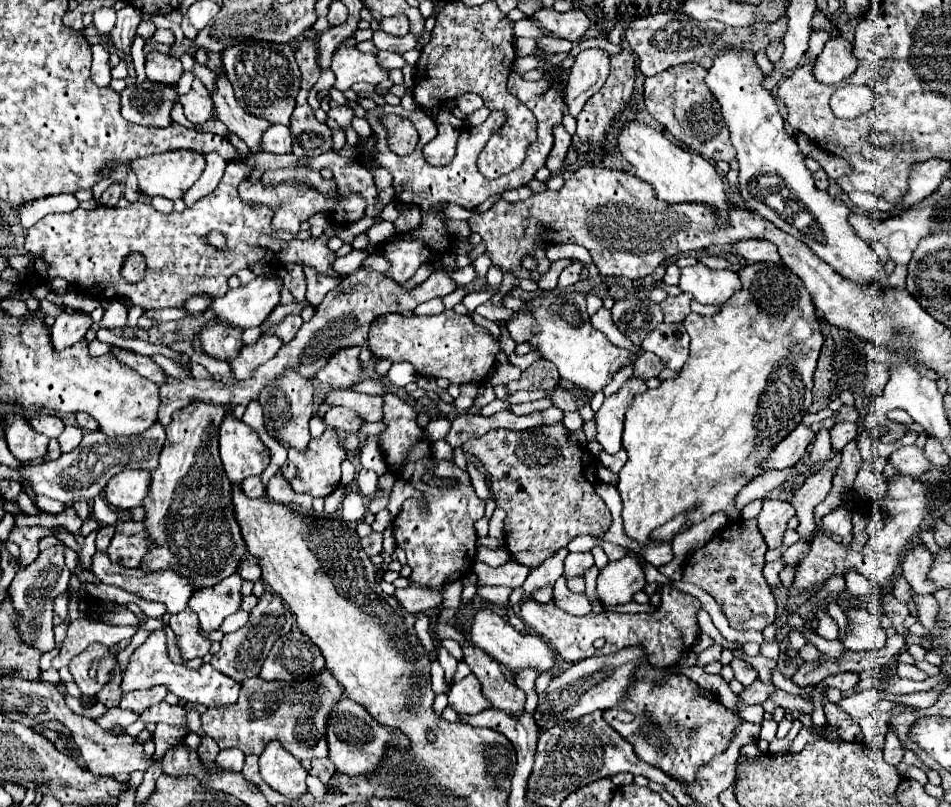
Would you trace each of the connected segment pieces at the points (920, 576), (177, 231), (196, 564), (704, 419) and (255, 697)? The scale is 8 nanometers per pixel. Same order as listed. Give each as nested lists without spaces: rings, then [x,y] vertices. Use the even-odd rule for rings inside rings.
[[[910,545],[908,553],[902,559],[902,573],[906,581],[914,587],[916,593],[928,595],[932,593],[932,585],[928,585],[928,569],[932,565],[932,553],[926,545]]]
[[[230,163],[226,167],[224,177],[220,179],[214,193],[202,197],[194,203],[194,207],[186,209],[184,213],[158,213],[152,205],[142,205],[140,201],[132,203],[126,209],[118,207],[104,207],[98,205],[92,211],[86,211],[82,207],[70,211],[70,213],[52,213],[40,219],[34,227],[28,229],[26,235],[26,249],[28,251],[44,251],[44,261],[48,263],[48,277],[64,277],[66,281],[74,283],[80,291],[88,293],[102,293],[108,299],[114,299],[118,295],[126,295],[134,305],[142,309],[158,309],[158,307],[184,307],[184,301],[196,293],[210,293],[212,297],[220,297],[228,291],[228,277],[234,275],[240,269],[250,267],[254,261],[296,261],[298,265],[304,263],[318,273],[336,275],[332,269],[332,261],[336,255],[326,247],[326,241],[334,237],[334,233],[324,233],[320,239],[294,239],[290,243],[280,243],[270,237],[270,221],[273,217],[273,209],[268,205],[248,205],[238,195],[238,183],[244,179],[244,165]],[[212,231],[218,231],[226,237],[226,245],[222,249],[208,243],[208,235]],[[140,253],[146,259],[146,273],[140,283],[126,283],[120,275],[120,269],[128,255]]]
[[[192,401],[190,405],[178,409],[172,415],[170,425],[166,427],[166,441],[160,453],[160,463],[152,471],[152,483],[144,499],[144,523],[154,545],[148,557],[144,557],[142,569],[174,569],[176,573],[188,577],[196,585],[196,589],[212,587],[216,585],[216,581],[222,581],[224,577],[236,573],[240,559],[246,555],[244,539],[232,513],[232,487],[218,455],[218,429],[220,421],[224,419],[224,413],[226,409],[222,405],[214,405],[208,401]]]
[[[754,263],[754,265],[746,265],[746,269],[738,271],[738,277],[742,281],[742,291],[734,293],[720,307],[720,311],[716,315],[702,317],[702,315],[690,313],[684,319],[686,333],[690,335],[692,341],[690,341],[688,361],[684,363],[680,373],[676,377],[672,377],[672,379],[662,381],[656,389],[646,389],[646,393],[640,393],[638,397],[634,397],[632,405],[626,411],[622,447],[628,453],[628,461],[622,467],[622,471],[618,473],[616,489],[618,489],[618,493],[622,497],[622,503],[624,503],[624,511],[622,511],[624,531],[626,531],[628,537],[638,541],[640,545],[652,543],[650,541],[650,533],[656,527],[660,527],[666,521],[670,521],[672,517],[676,517],[678,513],[686,513],[688,515],[688,527],[696,525],[698,521],[704,521],[706,517],[710,517],[716,511],[726,511],[728,518],[739,519],[741,512],[734,508],[734,497],[746,483],[750,483],[760,473],[760,469],[756,469],[756,461],[760,461],[760,457],[764,457],[764,453],[768,453],[768,449],[772,449],[772,445],[776,445],[776,441],[782,441],[802,421],[802,417],[806,415],[806,411],[808,411],[808,407],[812,403],[812,375],[814,375],[816,361],[818,361],[820,347],[822,347],[824,339],[822,339],[822,333],[820,333],[816,307],[814,307],[812,299],[808,297],[808,289],[800,281],[800,277],[796,277],[784,263]]]
[[[324,669],[320,677],[308,677],[304,681],[264,681],[260,677],[250,677],[242,683],[236,705],[210,707],[202,715],[202,729],[220,749],[236,747],[244,755],[260,755],[270,741],[280,741],[280,745],[298,761],[326,757],[326,715],[340,697],[340,687],[328,669]]]

